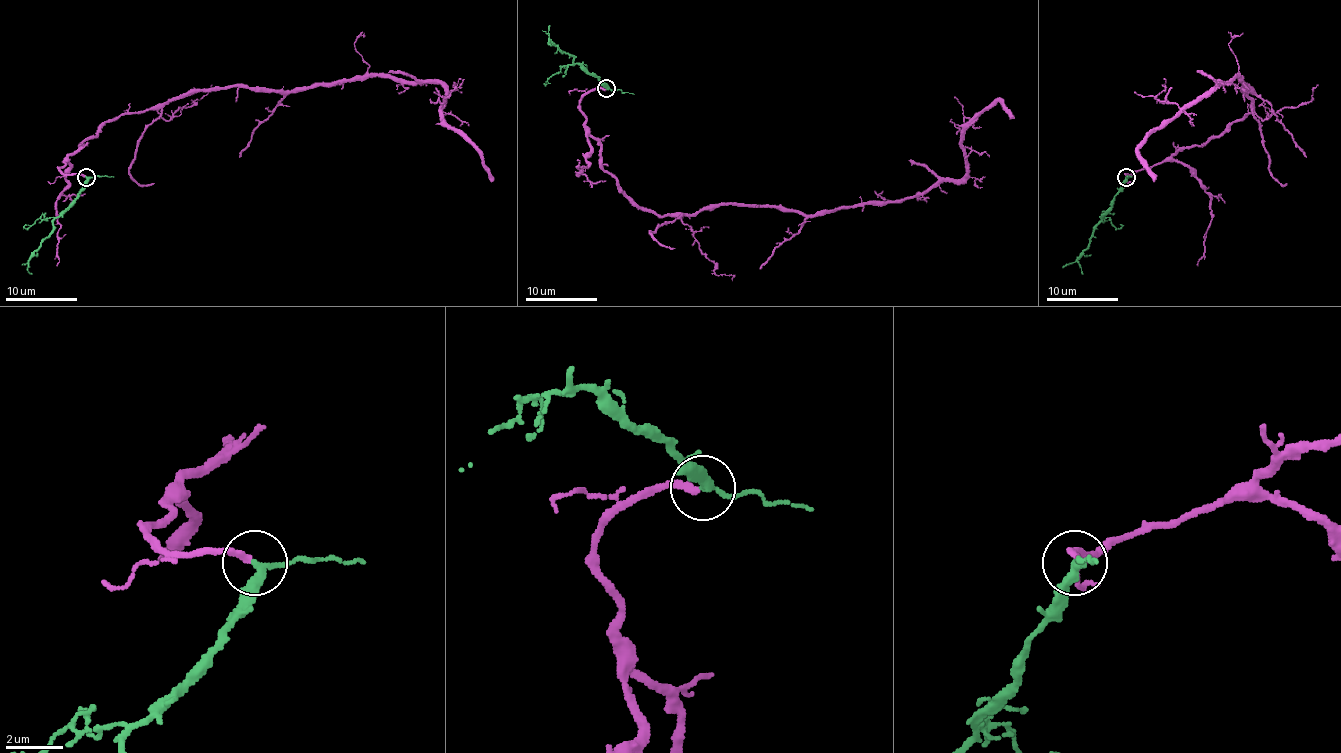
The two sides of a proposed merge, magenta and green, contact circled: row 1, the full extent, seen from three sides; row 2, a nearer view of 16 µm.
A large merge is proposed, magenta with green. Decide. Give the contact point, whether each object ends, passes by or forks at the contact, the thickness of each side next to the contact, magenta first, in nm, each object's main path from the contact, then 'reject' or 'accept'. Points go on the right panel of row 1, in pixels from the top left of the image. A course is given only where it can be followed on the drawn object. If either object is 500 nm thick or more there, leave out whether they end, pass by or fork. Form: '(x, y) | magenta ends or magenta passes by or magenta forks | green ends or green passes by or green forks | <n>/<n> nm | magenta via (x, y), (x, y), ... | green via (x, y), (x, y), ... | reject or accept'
(1126, 177) | magenta ends | green passes by | 240/240 nm | magenta via (1126, 176), (1202, 146), (1254, 110), (1237, 76), (1146, 139), (1139, 153), (1153, 182) | green via (1126, 176), (1123, 189), (1101, 216), (1089, 246), (1073, 262), (1062, 268) | accept

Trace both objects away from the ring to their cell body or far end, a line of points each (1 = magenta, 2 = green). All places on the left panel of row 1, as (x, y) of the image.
1: (85, 176), (59, 169), (120, 115), (201, 90), (384, 76), (439, 81), (443, 119), (491, 182)
2: (86, 176), (85, 189), (58, 216), (42, 246), (27, 262), (29, 268)

